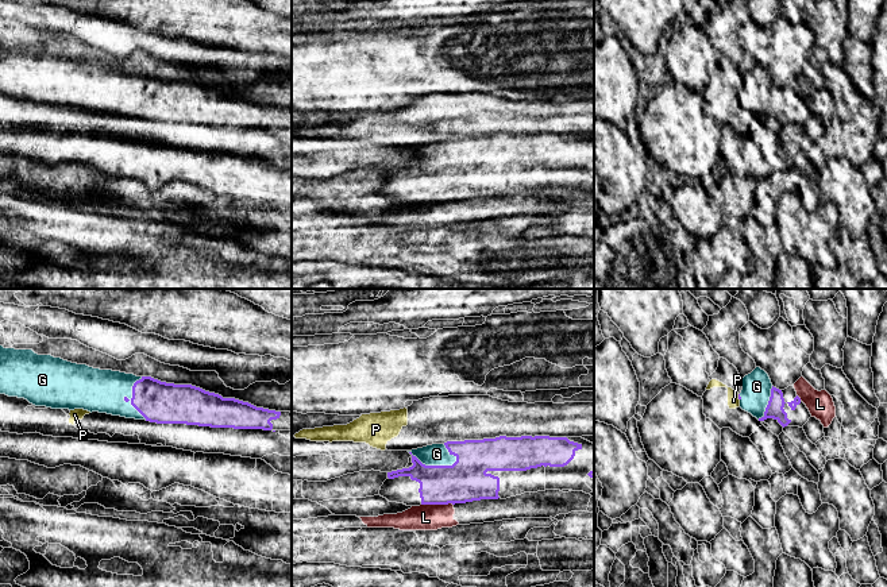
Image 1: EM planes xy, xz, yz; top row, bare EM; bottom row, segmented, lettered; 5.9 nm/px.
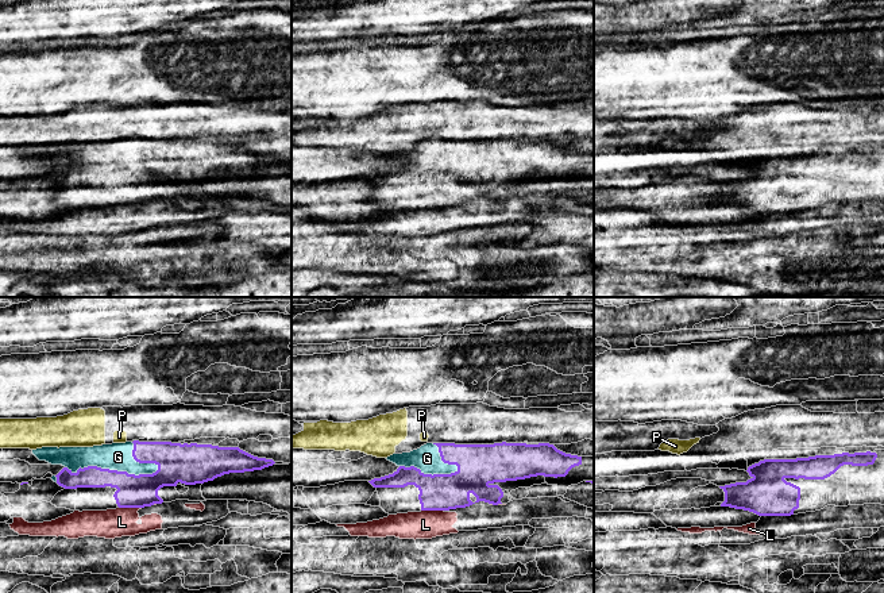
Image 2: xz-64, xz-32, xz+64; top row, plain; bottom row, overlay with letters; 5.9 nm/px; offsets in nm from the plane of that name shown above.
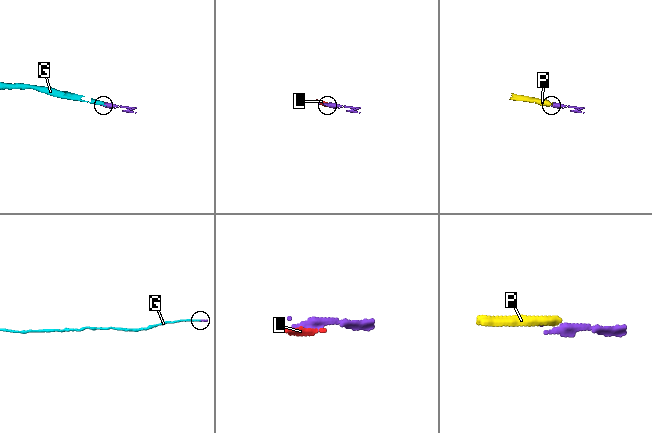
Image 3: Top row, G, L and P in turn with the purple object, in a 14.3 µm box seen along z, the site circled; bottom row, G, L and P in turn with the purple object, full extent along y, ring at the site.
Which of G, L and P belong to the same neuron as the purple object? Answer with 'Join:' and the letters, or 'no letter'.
Join: G

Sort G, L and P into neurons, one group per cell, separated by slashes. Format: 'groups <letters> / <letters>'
groups G / L / P

